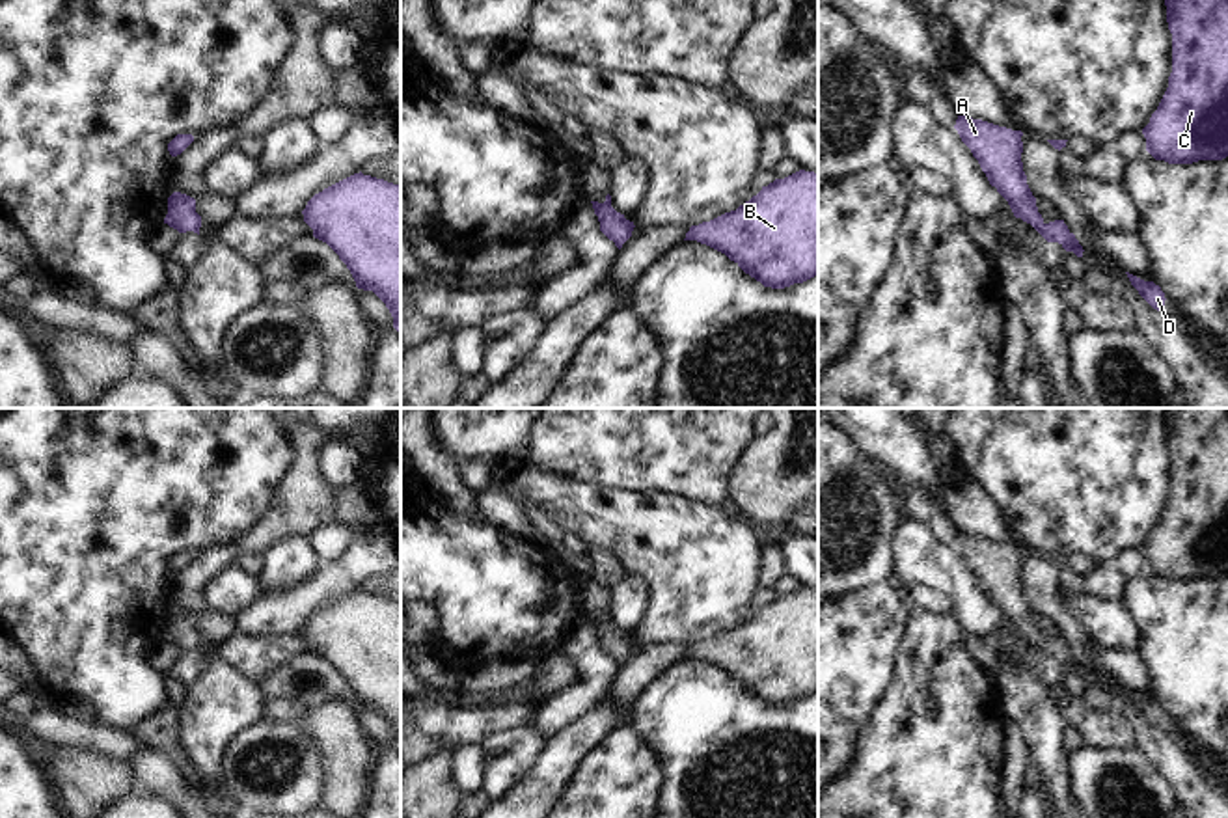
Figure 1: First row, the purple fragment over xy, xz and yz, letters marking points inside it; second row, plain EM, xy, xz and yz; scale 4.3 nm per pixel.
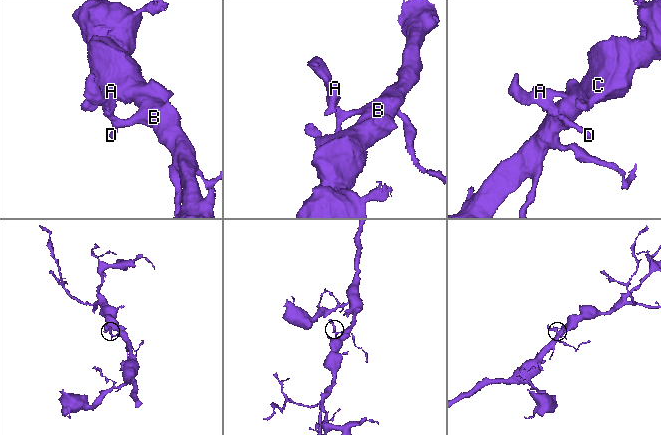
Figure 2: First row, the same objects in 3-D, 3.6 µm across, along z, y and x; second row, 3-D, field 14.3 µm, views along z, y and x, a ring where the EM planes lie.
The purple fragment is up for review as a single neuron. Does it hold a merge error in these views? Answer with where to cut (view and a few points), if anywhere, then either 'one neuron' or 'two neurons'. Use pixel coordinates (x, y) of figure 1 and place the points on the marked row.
cut none; one neuron

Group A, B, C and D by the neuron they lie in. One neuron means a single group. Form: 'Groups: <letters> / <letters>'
Groups: A B C D

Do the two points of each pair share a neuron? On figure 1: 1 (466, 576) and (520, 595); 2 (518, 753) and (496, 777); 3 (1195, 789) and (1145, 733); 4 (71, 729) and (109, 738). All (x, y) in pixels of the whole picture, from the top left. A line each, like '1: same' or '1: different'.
1: same
2: same
3: same
4: same

